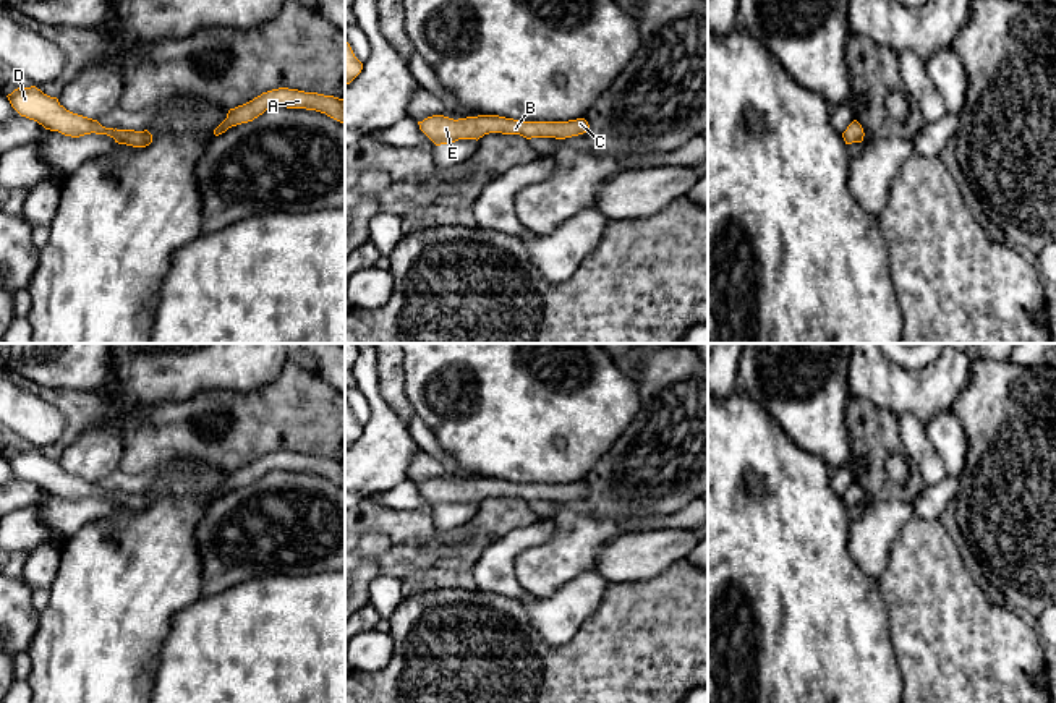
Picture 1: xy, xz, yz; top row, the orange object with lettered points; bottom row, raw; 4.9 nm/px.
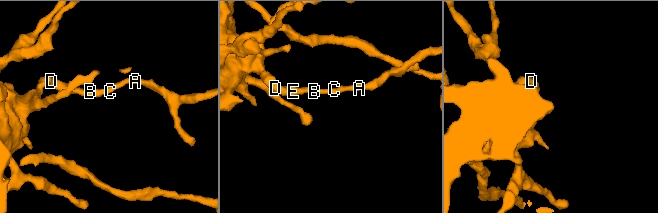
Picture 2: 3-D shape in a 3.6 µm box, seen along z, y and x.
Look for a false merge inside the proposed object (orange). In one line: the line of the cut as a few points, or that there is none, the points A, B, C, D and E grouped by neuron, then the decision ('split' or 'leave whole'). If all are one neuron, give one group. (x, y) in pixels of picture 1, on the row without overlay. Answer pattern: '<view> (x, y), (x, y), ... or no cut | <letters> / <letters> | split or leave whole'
no cut | A B C D E | leave whole

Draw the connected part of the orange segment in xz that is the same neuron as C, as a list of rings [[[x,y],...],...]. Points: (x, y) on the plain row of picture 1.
[[[432,478],[418,484],[419,492],[436,507],[452,507],[458,502],[479,502],[489,496],[520,497],[531,501],[565,502],[588,494],[590,488],[585,481],[568,484],[520,484],[499,478],[478,478],[466,481],[449,481]]]

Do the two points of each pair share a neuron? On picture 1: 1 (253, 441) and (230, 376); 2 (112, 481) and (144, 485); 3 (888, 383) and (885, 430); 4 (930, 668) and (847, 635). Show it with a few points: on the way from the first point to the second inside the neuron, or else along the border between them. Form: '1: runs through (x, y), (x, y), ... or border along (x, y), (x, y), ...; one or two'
1: border along (272, 381), (253, 389), (201, 389), (198, 392); two
2: runs through (120, 481), (136, 483); one
3: border along (851, 396), (867, 399), (898, 417); two
4: border along (886, 616), (891, 648), (902, 685); two

